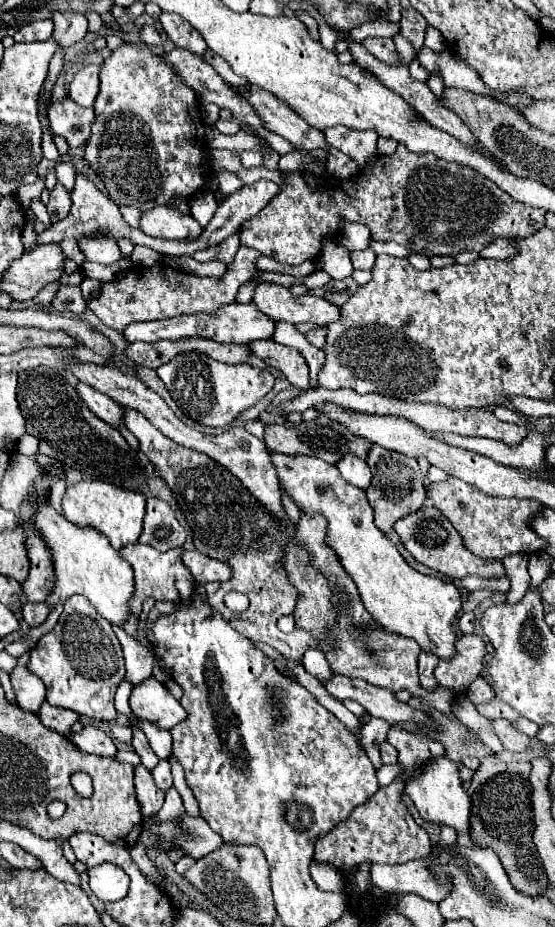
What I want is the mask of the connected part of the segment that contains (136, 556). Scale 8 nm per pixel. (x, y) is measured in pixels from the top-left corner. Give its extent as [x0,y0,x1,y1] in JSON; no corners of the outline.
[121,542,191,612]

